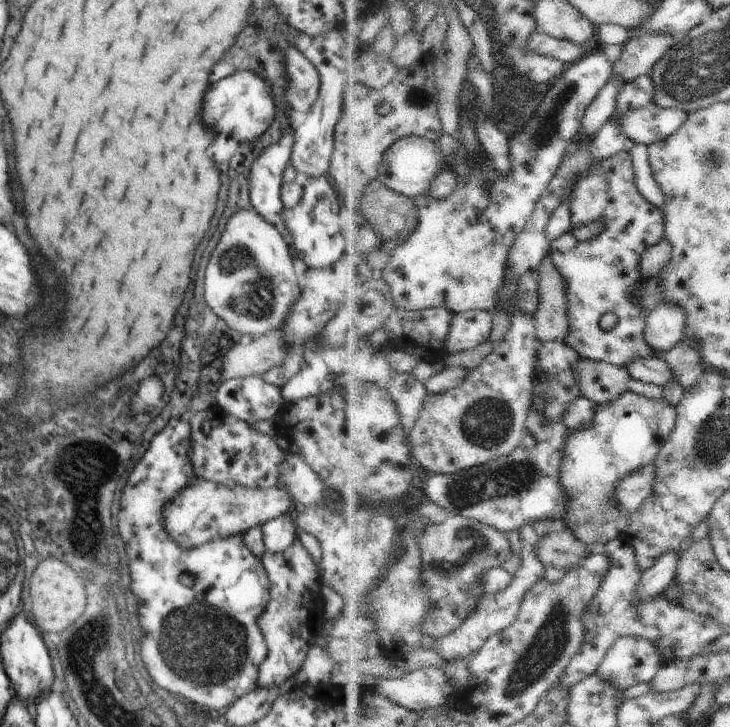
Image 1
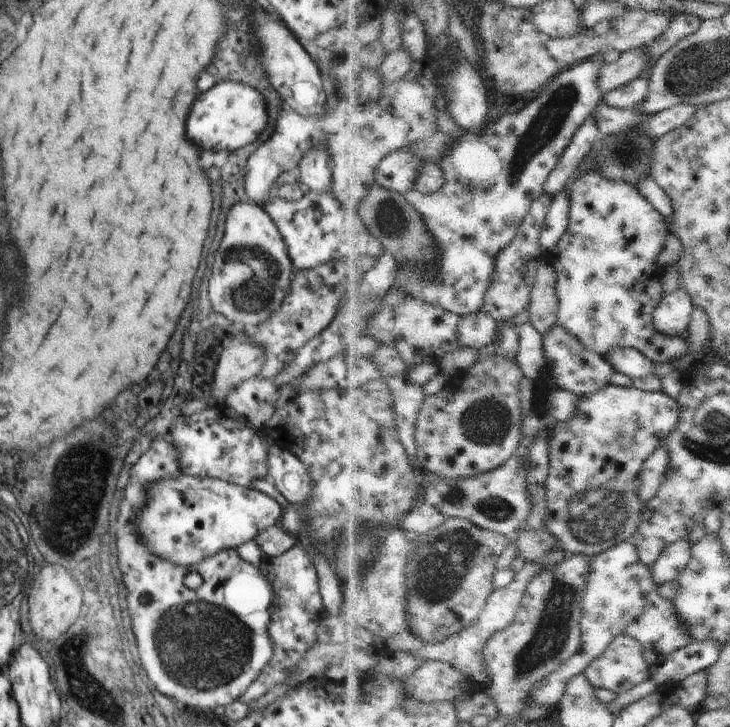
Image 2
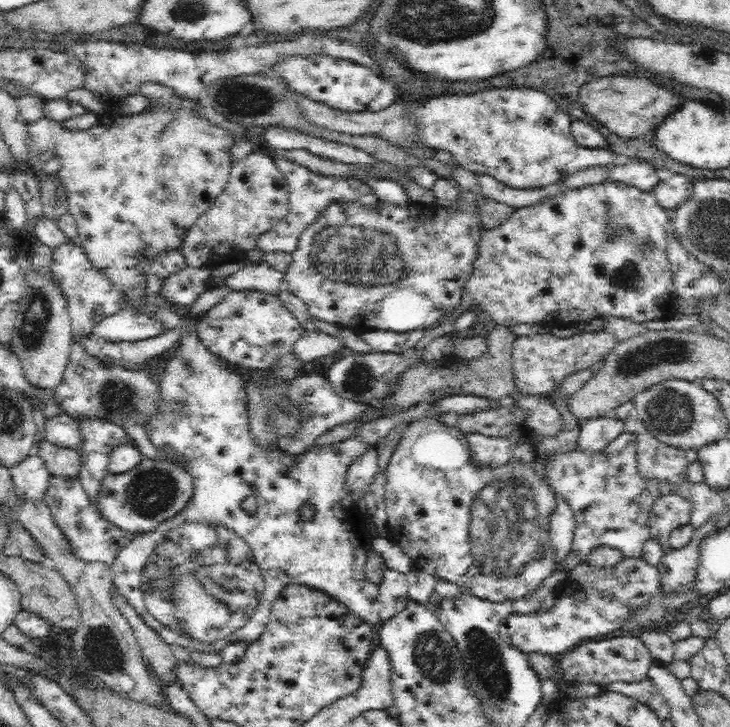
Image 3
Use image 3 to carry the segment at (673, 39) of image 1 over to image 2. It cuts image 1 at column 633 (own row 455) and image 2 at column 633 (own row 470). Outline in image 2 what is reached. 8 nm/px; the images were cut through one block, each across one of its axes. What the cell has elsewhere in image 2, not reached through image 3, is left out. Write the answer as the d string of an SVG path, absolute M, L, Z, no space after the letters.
M648 46L623 53L618 62L604 63L599 76L599 89L602 94L610 94L613 90L642 77L650 59Z

